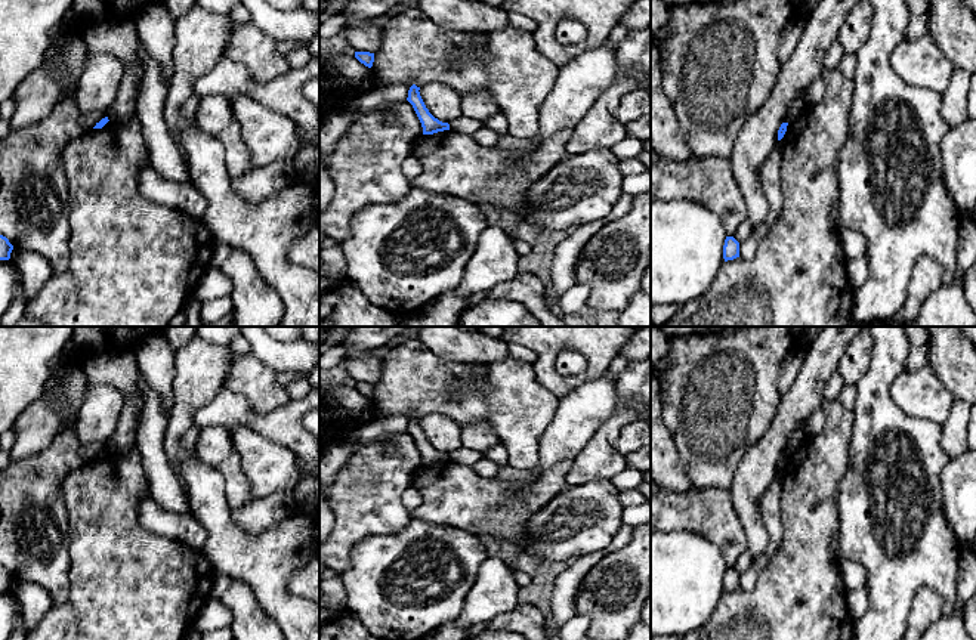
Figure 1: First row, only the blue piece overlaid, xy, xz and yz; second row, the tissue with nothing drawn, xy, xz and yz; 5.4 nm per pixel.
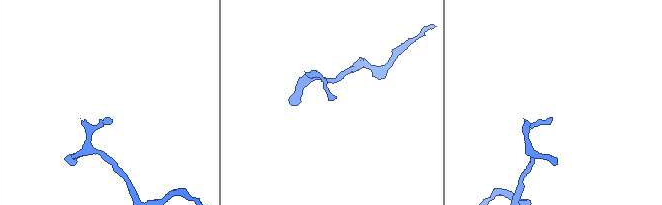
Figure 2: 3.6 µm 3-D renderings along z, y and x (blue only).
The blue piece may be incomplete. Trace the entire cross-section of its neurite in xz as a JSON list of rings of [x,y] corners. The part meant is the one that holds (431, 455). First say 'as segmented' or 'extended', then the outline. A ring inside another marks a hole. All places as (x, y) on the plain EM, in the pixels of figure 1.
as segmented | [[[413,415],[408,421],[408,429],[407,432],[413,436],[421,458],[423,458],[423,466],[433,466],[438,463],[444,463],[444,461],[450,461],[450,455],[448,454],[442,454],[438,449],[435,449],[429,440],[426,439],[421,427],[420,427],[420,418],[417,418],[416,415]]]

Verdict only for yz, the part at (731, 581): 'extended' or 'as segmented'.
as segmented

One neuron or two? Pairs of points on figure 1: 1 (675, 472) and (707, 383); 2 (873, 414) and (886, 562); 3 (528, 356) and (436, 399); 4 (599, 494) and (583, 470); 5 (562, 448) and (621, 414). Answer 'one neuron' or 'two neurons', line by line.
1: two neurons
2: one neuron
3: two neurons
4: two neurons
5: two neurons

